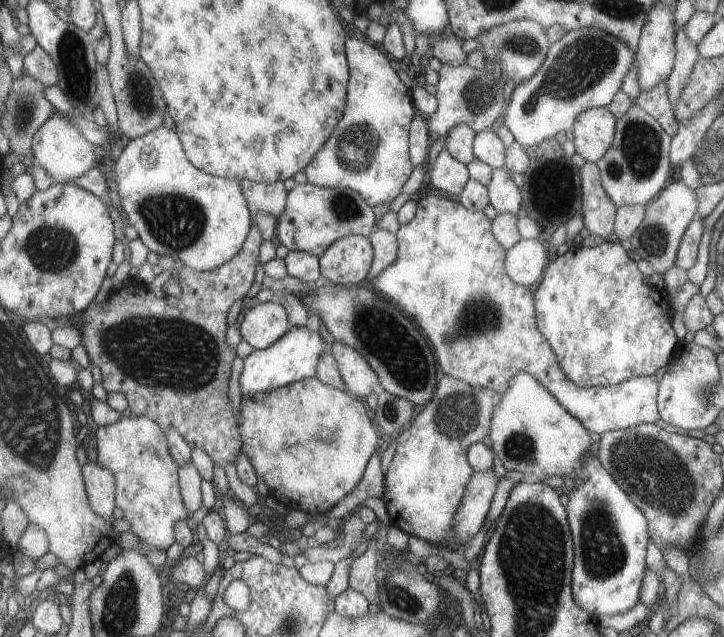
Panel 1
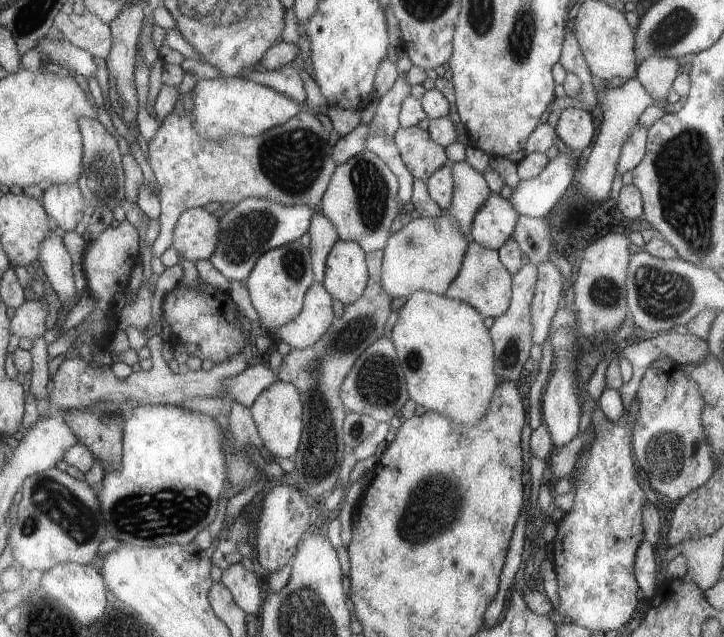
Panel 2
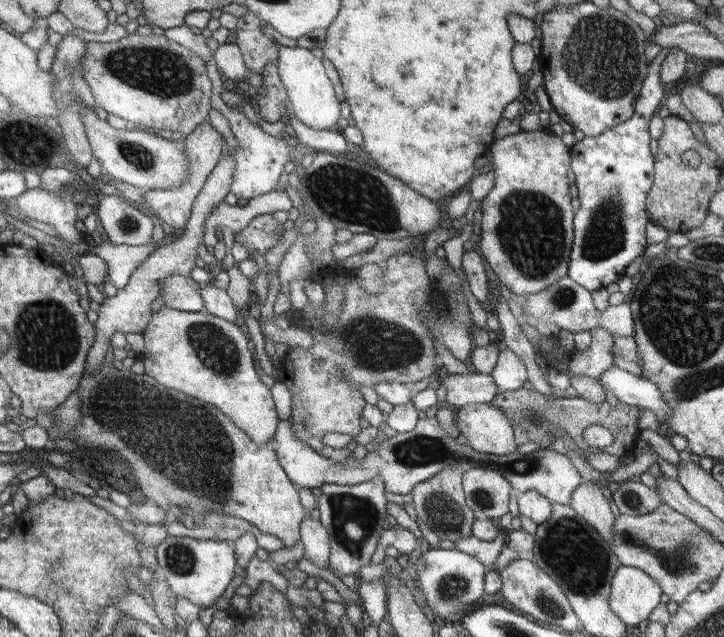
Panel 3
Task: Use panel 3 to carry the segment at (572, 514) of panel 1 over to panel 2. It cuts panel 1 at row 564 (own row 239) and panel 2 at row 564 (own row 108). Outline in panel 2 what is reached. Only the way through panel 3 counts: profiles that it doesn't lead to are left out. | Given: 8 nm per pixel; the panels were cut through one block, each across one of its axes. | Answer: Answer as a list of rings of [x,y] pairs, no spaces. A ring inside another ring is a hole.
[[[644,538],[636,550],[634,576],[648,600],[651,600],[655,593],[655,588],[658,587],[656,584],[657,574],[658,562],[656,562],[656,548],[652,548],[650,542],[646,542]]]

